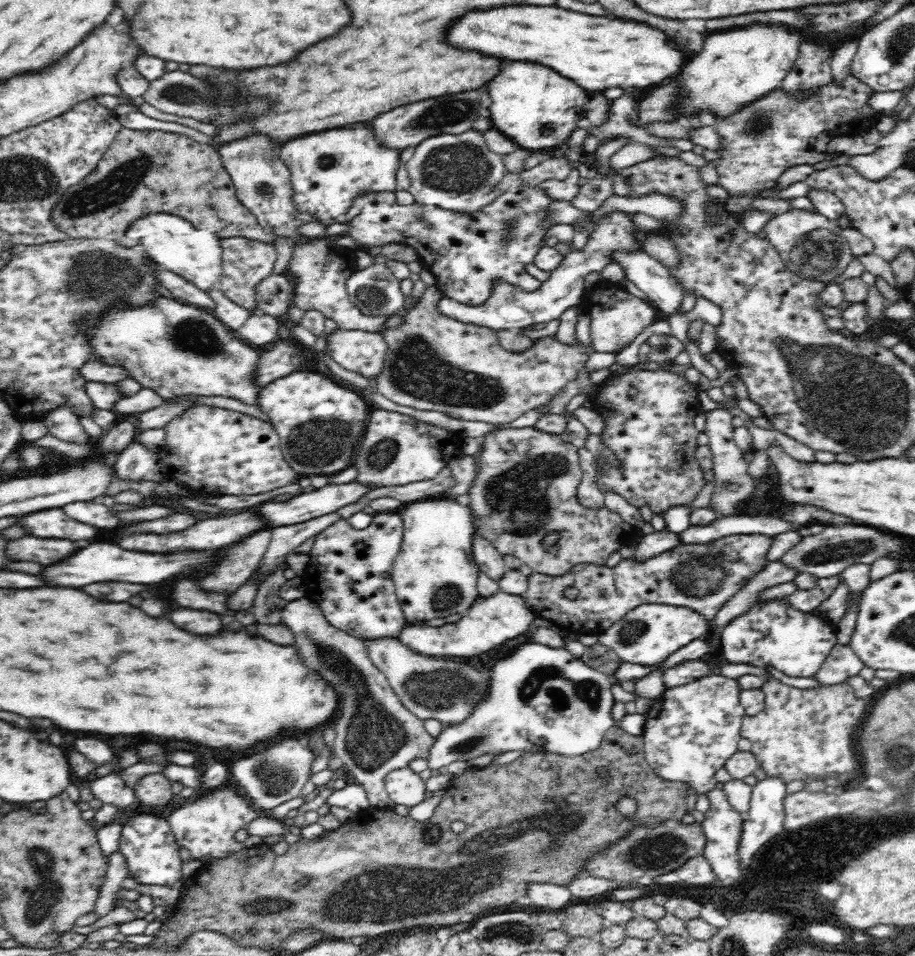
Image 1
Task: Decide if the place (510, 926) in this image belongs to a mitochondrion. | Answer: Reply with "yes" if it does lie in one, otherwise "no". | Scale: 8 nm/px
yes

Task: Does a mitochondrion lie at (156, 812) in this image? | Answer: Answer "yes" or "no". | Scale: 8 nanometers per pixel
no

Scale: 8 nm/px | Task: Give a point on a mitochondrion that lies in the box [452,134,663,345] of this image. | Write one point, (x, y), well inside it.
(509, 228)

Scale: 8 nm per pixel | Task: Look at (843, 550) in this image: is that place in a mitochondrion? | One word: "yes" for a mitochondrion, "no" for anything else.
yes

